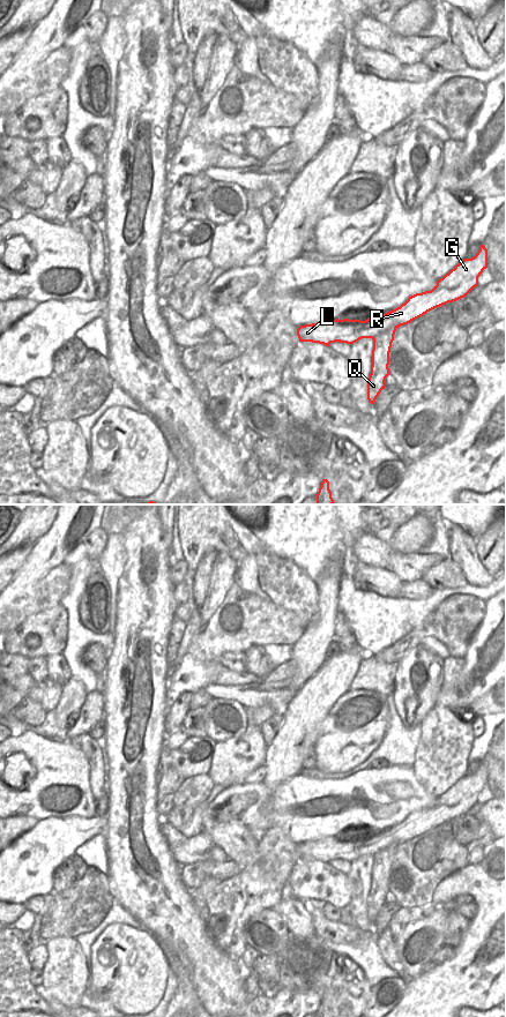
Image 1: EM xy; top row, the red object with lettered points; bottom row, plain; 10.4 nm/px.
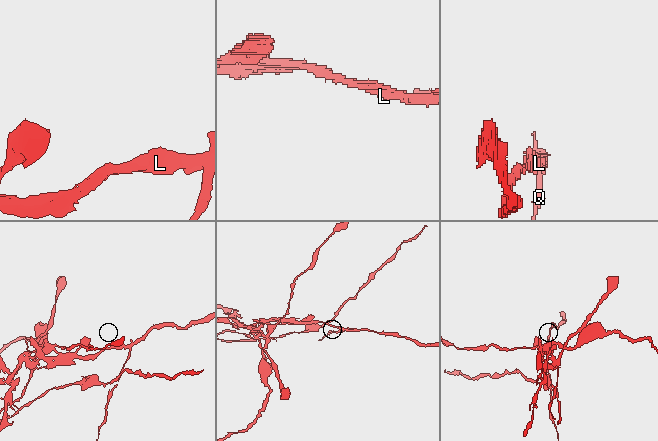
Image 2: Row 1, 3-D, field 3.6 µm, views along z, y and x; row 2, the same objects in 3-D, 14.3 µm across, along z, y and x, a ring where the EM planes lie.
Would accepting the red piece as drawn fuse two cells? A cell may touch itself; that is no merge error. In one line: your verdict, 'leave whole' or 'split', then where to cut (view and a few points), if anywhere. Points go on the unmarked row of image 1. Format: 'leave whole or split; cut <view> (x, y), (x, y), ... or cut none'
split; cut xy (395, 844), (381, 849), (373, 857)

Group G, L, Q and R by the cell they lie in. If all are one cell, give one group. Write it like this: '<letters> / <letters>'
G L R / Q

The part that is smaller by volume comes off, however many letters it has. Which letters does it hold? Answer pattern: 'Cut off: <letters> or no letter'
Cut off: Q

